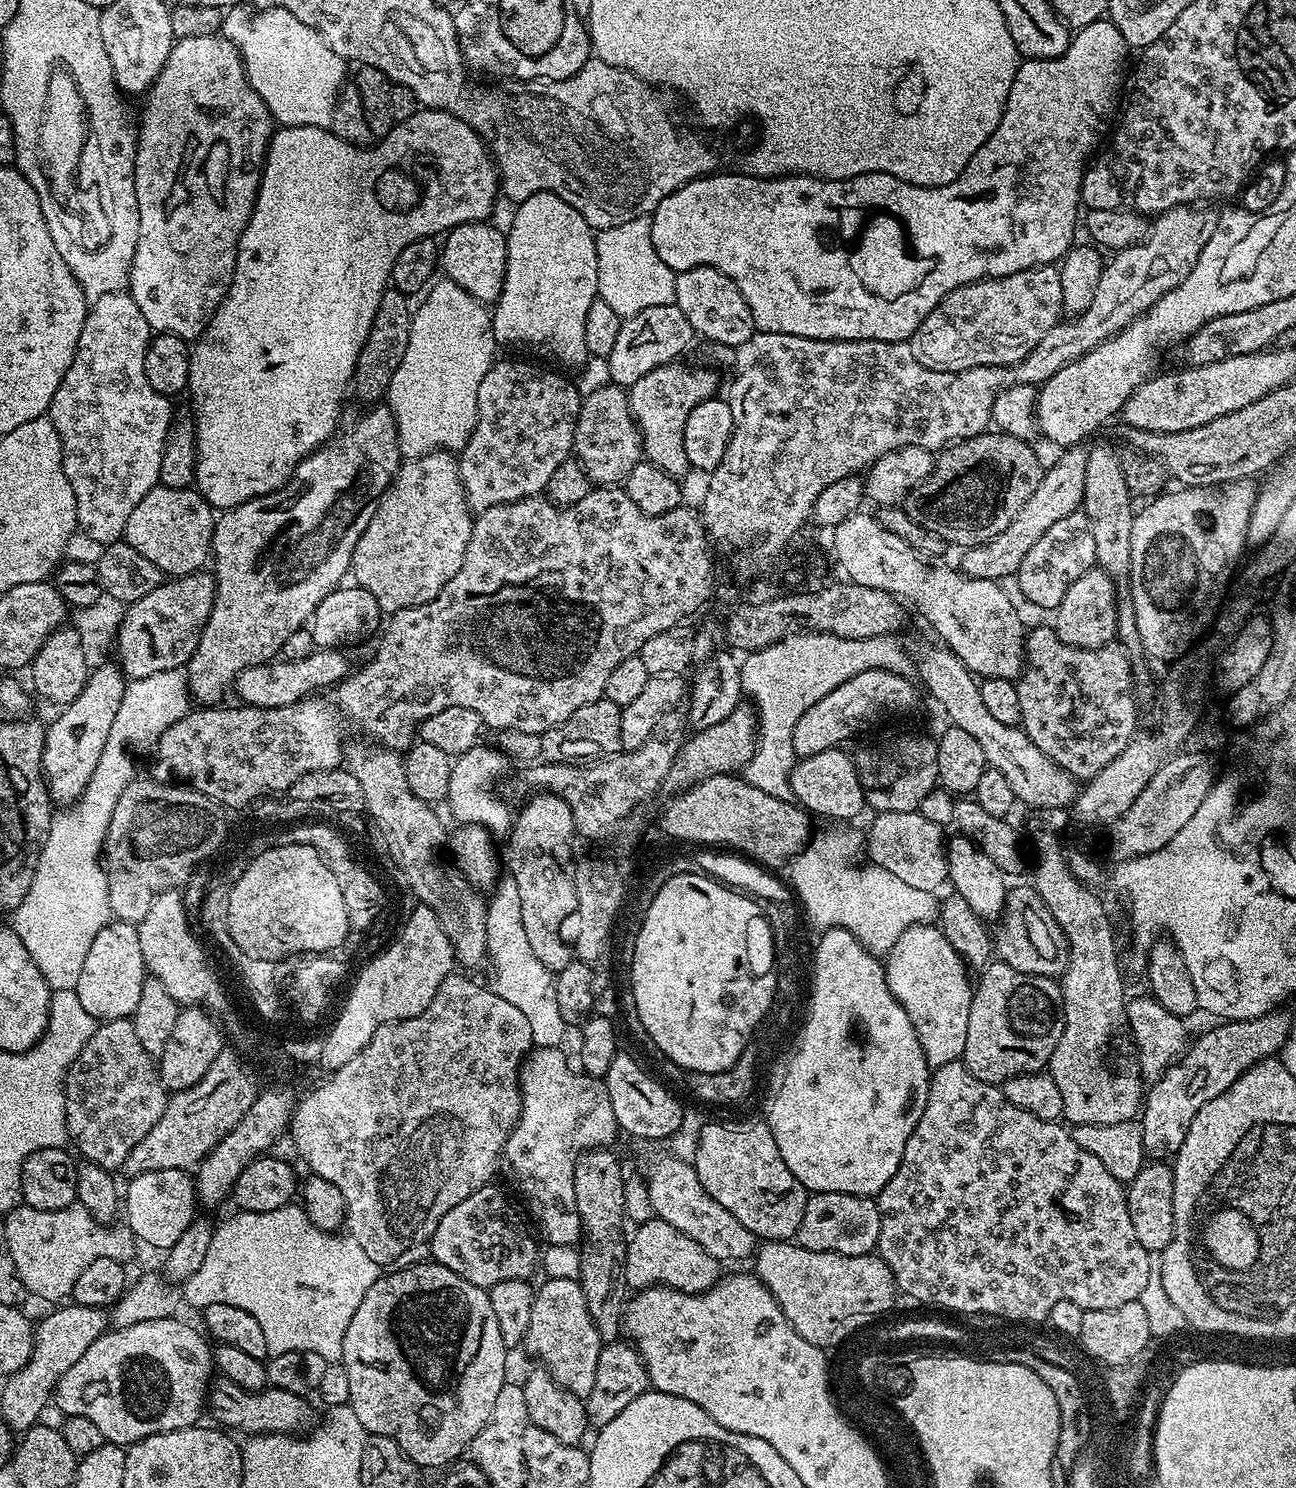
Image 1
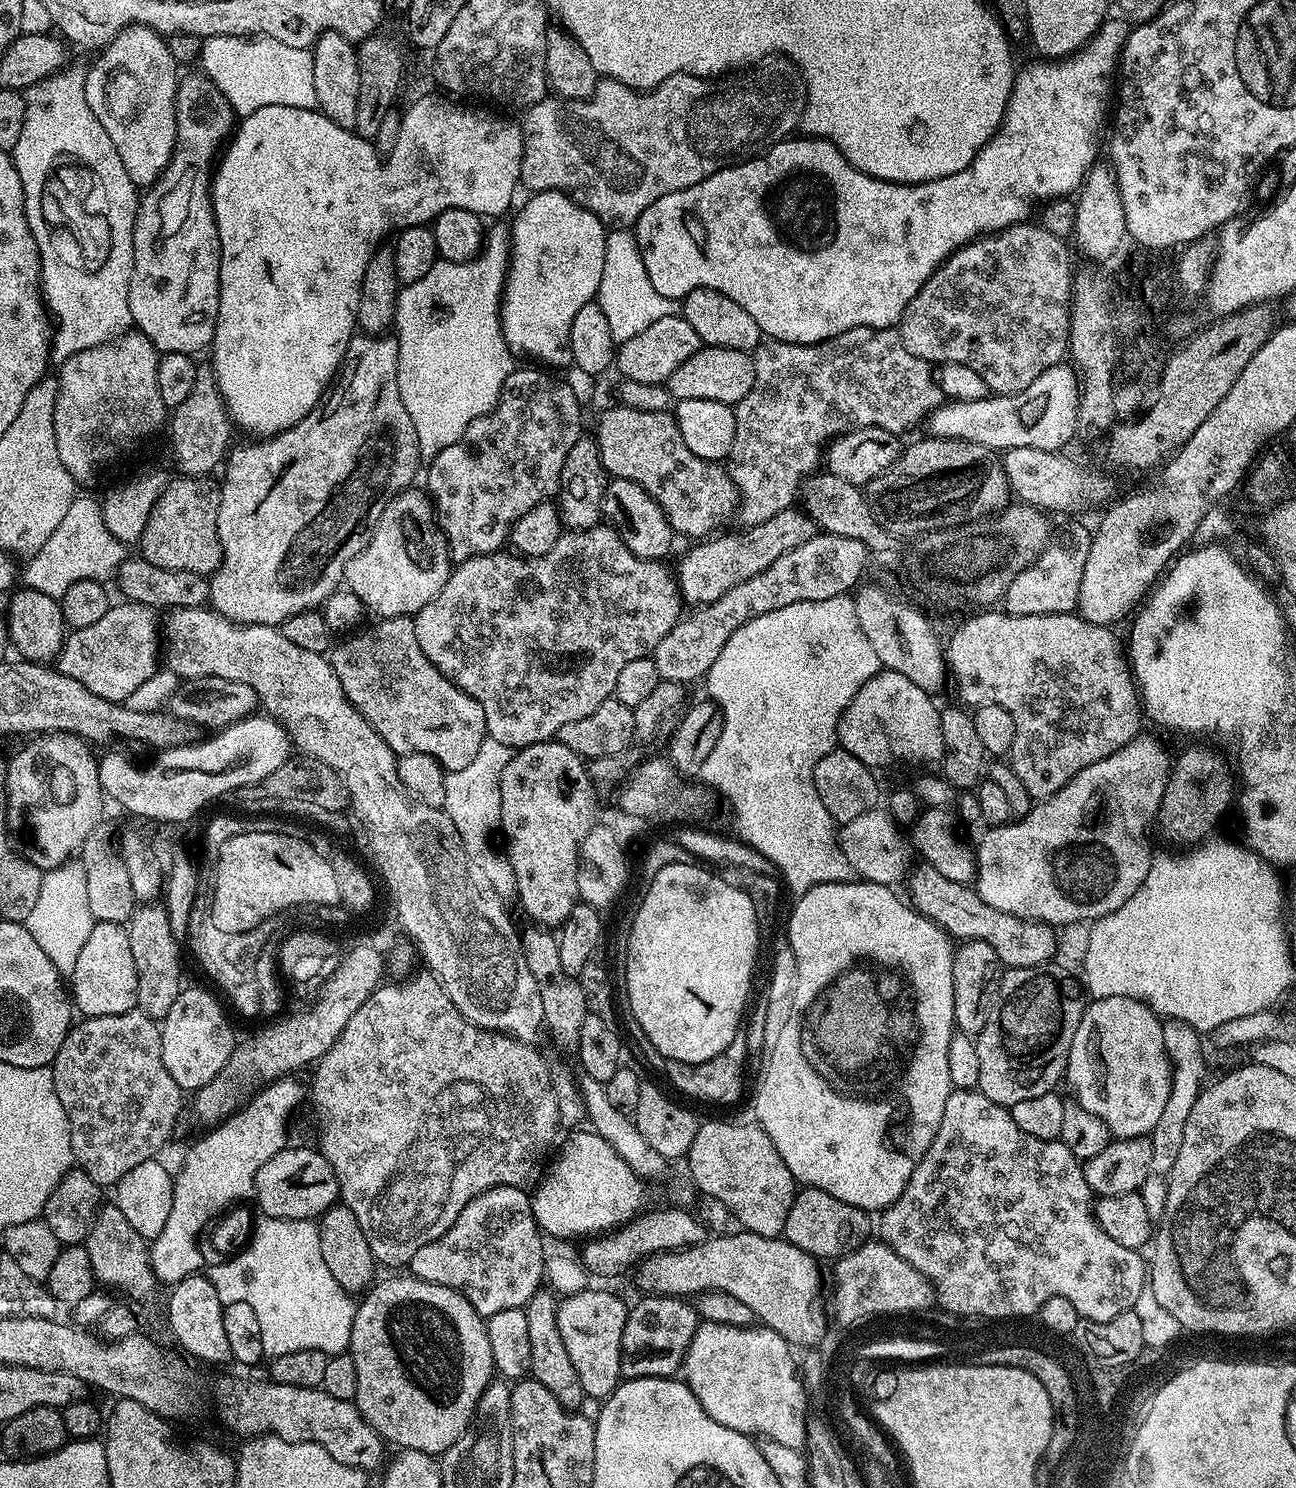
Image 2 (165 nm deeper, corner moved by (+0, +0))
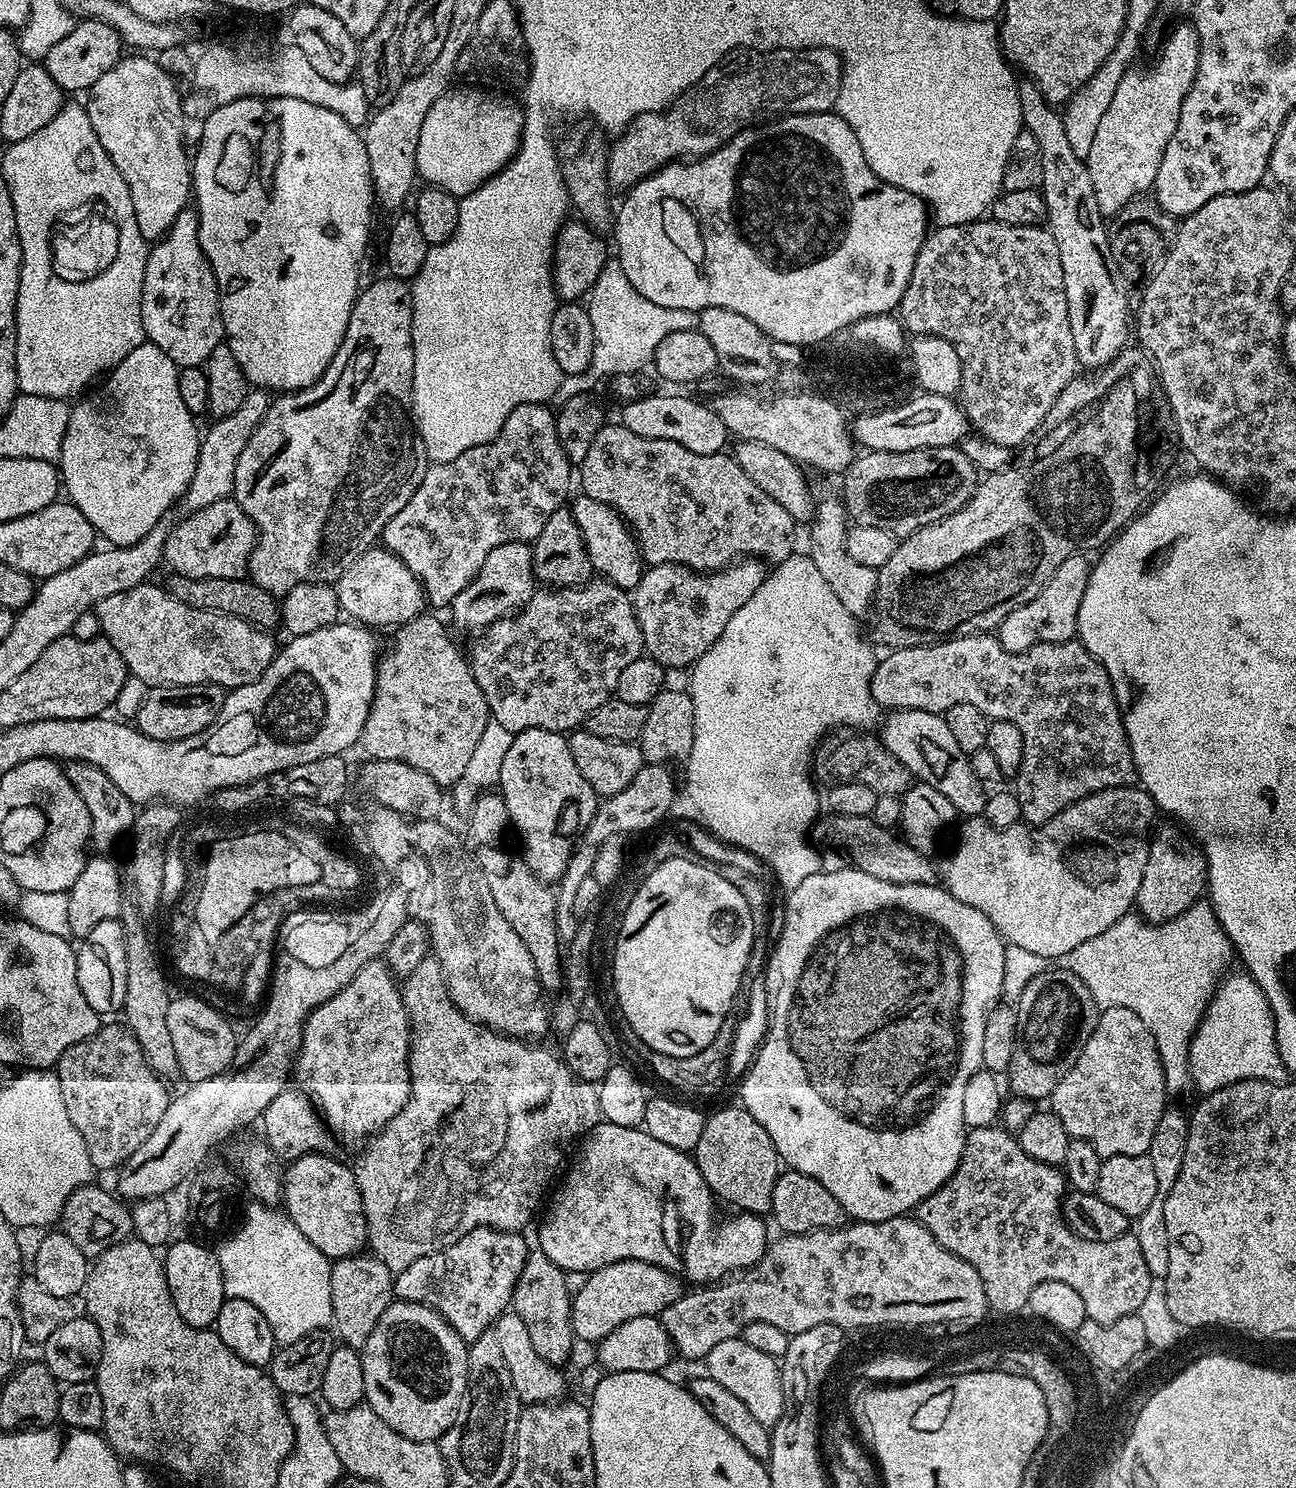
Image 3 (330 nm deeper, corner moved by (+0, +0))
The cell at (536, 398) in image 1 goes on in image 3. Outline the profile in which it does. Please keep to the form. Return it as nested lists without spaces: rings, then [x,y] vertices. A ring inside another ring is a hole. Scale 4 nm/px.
[[[548,404],[518,406],[489,444],[474,446],[450,462],[429,463],[418,490],[410,494],[410,502],[386,522],[383,547],[410,566],[420,579],[431,607],[432,604],[444,609],[451,606],[454,598],[470,586],[478,570],[482,570],[482,562],[486,562],[486,554],[490,554],[494,546],[515,540],[535,541],[536,536],[542,534],[542,526],[546,526],[550,514],[569,499],[568,487],[574,484],[574,465],[558,438],[556,412],[550,409]]]

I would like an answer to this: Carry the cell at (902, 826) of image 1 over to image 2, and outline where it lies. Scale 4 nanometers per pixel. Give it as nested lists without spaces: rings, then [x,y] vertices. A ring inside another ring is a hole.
[[[875,807],[841,825],[837,831],[837,840],[843,856],[859,879],[869,884],[891,887],[907,877],[912,864],[909,843],[905,835],[903,838],[898,832],[901,832],[899,825],[896,825],[887,809]]]

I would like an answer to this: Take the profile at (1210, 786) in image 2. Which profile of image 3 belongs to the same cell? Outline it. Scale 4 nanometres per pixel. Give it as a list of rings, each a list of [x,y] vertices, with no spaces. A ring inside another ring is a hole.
[[[1164,822],[1149,839],[1146,867],[1136,895],[1135,909],[1149,923],[1164,923],[1178,918],[1205,895],[1208,867],[1204,853],[1179,823]]]

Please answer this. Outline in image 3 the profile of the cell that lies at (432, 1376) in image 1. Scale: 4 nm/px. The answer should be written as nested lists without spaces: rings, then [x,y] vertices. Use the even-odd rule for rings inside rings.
[[[393,1299],[391,1306],[378,1318],[378,1326],[374,1326],[373,1333],[370,1334],[370,1338],[366,1338],[359,1353],[362,1362],[364,1399],[367,1407],[372,1408],[374,1414],[378,1414],[378,1418],[382,1418],[382,1422],[386,1422],[386,1426],[390,1426],[395,1432],[411,1440],[431,1440],[433,1442],[439,1441],[440,1437],[446,1434],[446,1430],[450,1430],[450,1426],[454,1426],[460,1408],[464,1404],[464,1396],[468,1392],[468,1344],[448,1325],[446,1318],[442,1318],[442,1314],[438,1314],[425,1304]]]

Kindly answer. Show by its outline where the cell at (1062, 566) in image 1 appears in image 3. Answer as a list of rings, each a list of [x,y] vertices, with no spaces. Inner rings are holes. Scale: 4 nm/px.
[[[1084,554],[1066,558],[1066,562],[1062,562],[1058,570],[1054,570],[1054,574],[1044,583],[1044,588],[1037,596],[1006,614],[998,629],[1000,641],[1006,650],[1025,652],[1039,644],[1061,644],[1077,635],[1079,610],[1092,573],[1088,559]]]

